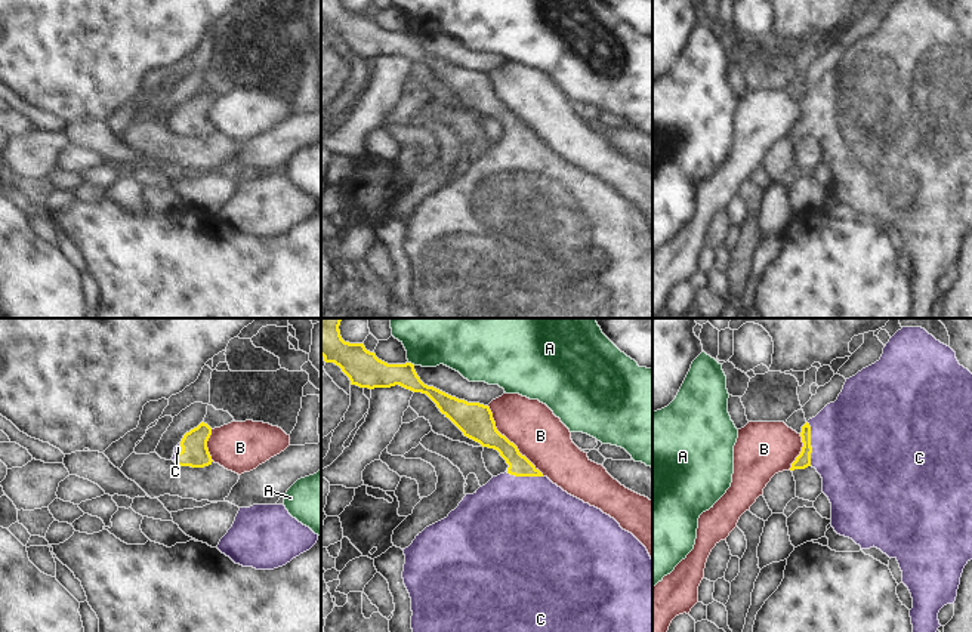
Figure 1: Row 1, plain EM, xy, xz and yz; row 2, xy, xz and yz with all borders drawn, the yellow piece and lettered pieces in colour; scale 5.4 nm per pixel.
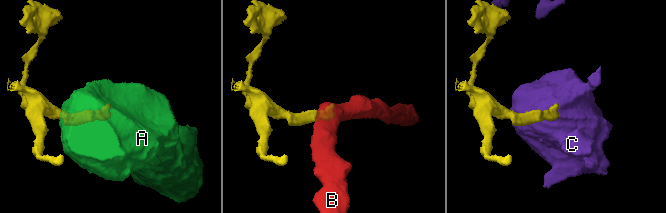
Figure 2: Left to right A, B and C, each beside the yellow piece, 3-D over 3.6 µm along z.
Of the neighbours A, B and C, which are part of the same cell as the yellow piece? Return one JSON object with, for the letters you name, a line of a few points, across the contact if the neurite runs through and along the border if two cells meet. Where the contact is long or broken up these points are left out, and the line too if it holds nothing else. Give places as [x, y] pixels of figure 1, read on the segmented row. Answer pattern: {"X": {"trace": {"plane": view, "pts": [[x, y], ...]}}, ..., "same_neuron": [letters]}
{"C": {"trace": {"plane": "yz", "pts": [[804, 459], [810, 453], [810, 444], [855, 441]]}}, "same_neuron": ["C"]}

